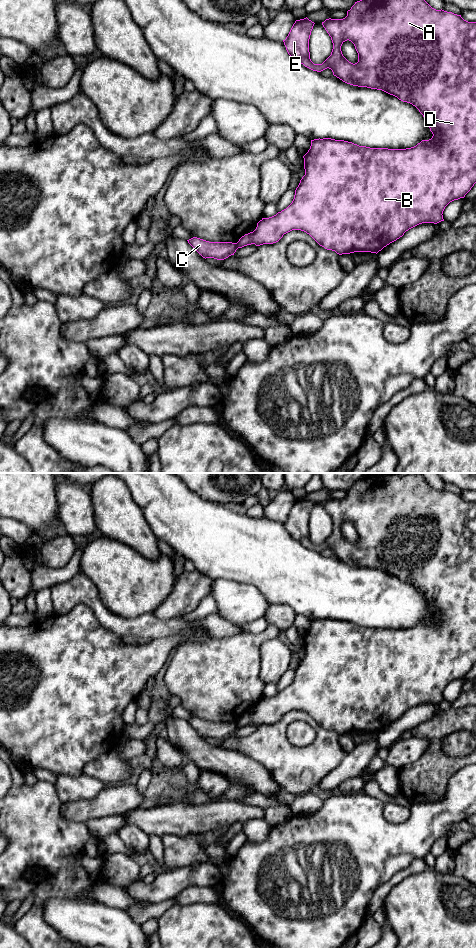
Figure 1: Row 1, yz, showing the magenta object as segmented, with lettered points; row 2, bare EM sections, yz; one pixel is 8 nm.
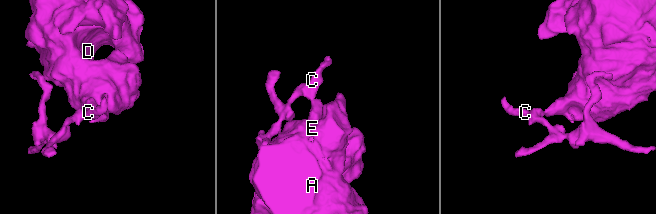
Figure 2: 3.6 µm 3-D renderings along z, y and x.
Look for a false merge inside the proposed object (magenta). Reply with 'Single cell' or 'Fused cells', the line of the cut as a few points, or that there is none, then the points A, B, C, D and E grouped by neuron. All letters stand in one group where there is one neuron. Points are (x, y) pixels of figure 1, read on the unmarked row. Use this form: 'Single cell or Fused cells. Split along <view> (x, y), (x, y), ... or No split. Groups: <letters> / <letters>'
Fused cells. Split along yz (235, 723), (238, 727). Groups: A B D E / C

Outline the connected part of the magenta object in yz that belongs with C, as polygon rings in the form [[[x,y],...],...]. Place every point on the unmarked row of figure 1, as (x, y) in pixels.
[[[197,717],[187,721],[205,739],[224,740],[234,735],[238,729],[237,724],[232,722],[209,722]]]

